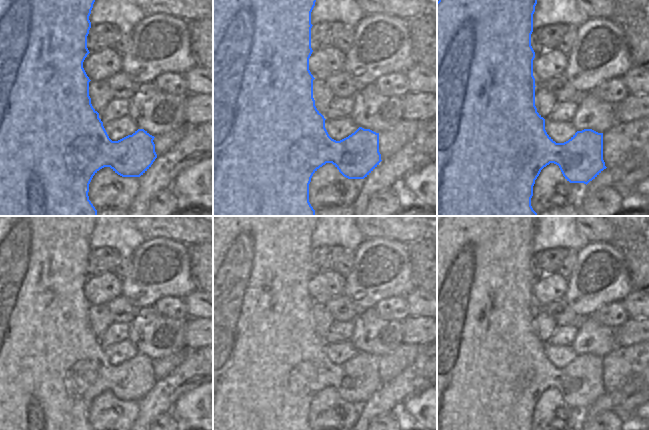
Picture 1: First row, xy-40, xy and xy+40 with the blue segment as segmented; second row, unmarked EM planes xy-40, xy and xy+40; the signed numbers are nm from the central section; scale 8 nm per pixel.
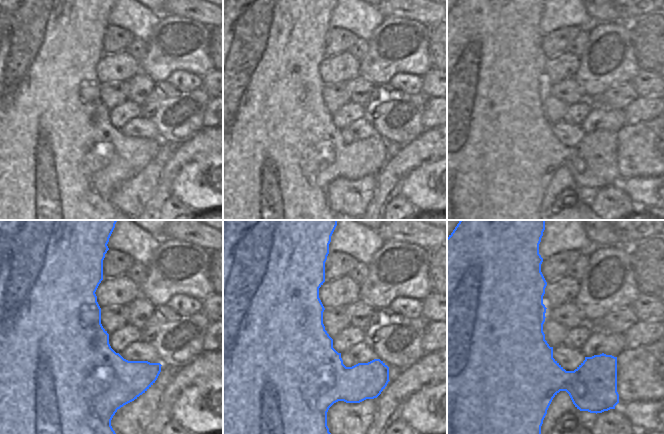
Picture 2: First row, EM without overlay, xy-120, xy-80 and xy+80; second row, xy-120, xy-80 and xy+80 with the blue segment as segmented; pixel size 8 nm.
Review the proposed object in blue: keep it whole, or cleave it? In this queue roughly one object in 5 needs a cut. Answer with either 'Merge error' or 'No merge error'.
No merge error

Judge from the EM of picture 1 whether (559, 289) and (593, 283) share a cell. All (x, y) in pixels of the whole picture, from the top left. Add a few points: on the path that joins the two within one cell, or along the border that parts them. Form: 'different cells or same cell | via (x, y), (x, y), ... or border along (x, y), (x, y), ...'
different cells | border along (567, 279), (567, 291), (563, 297)

